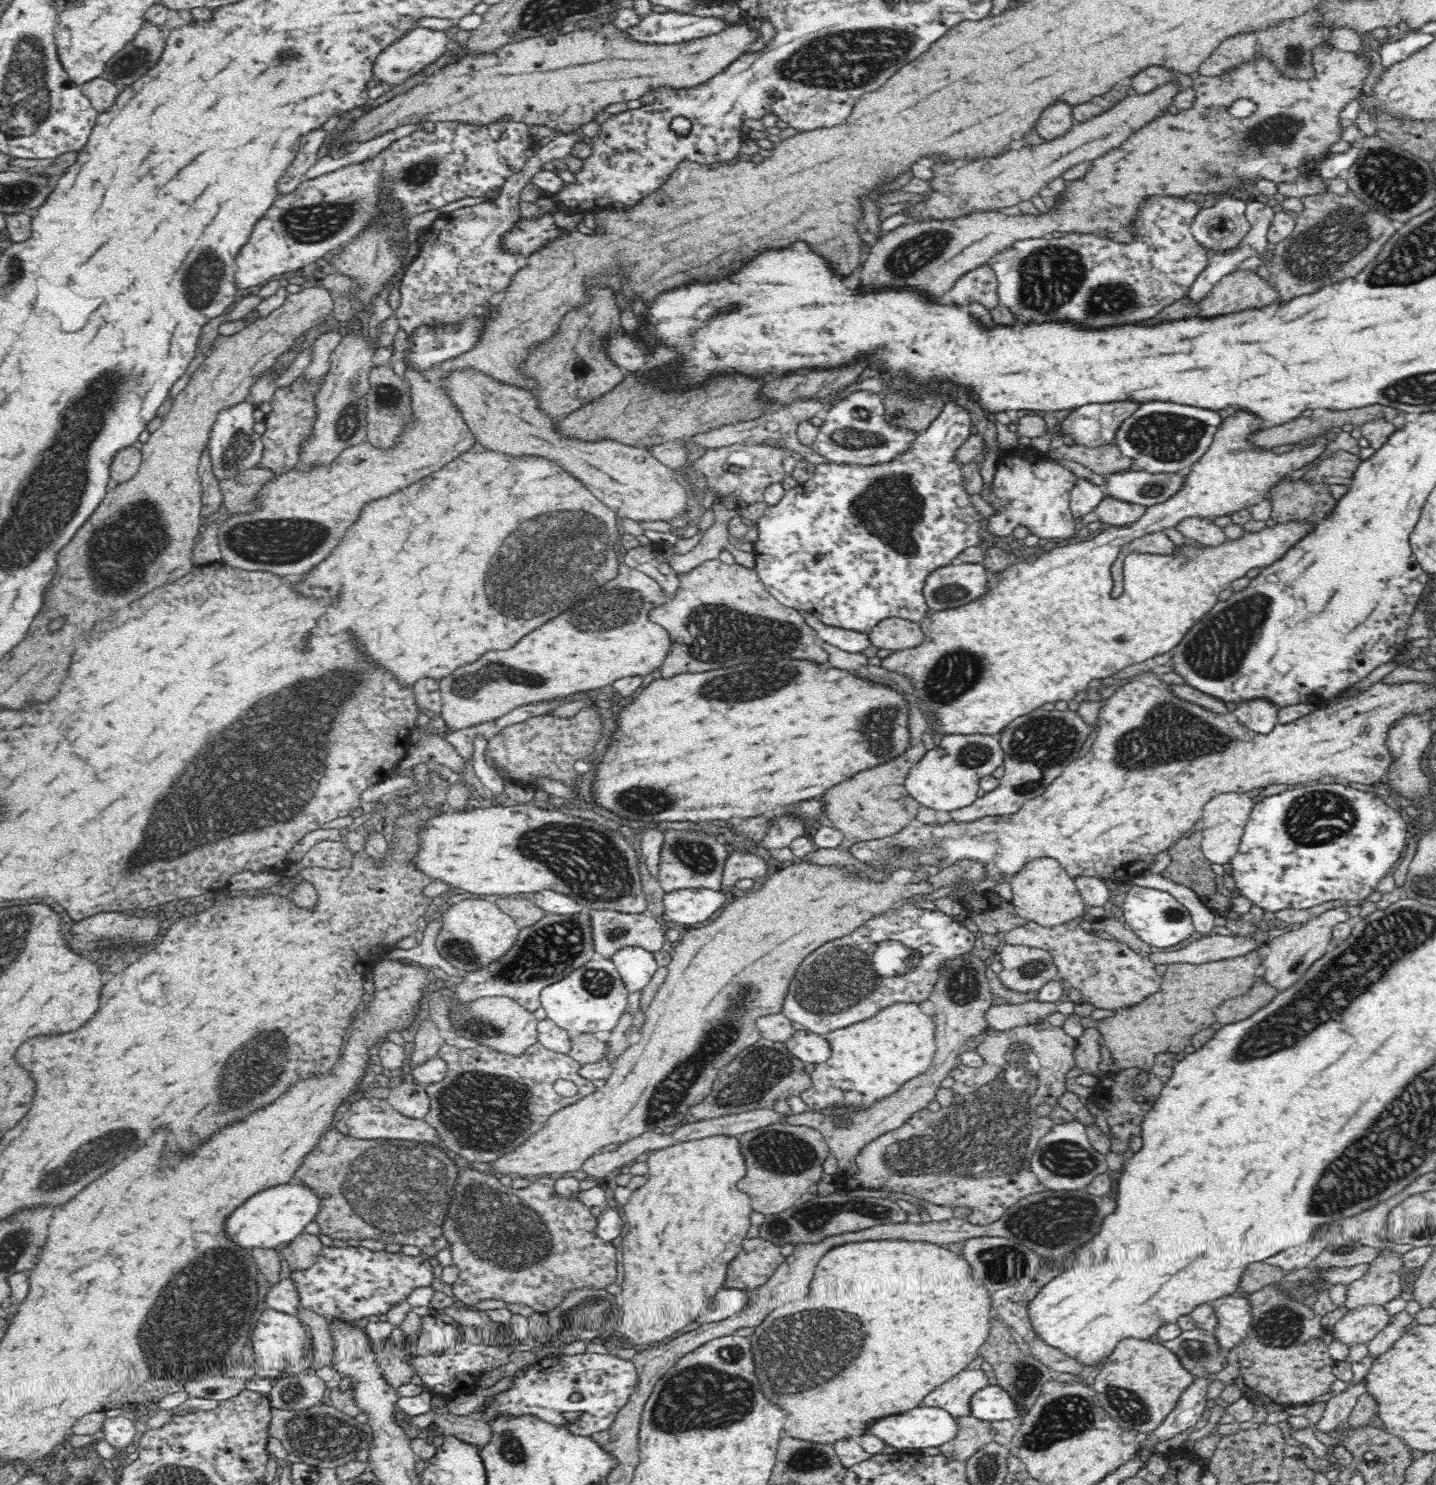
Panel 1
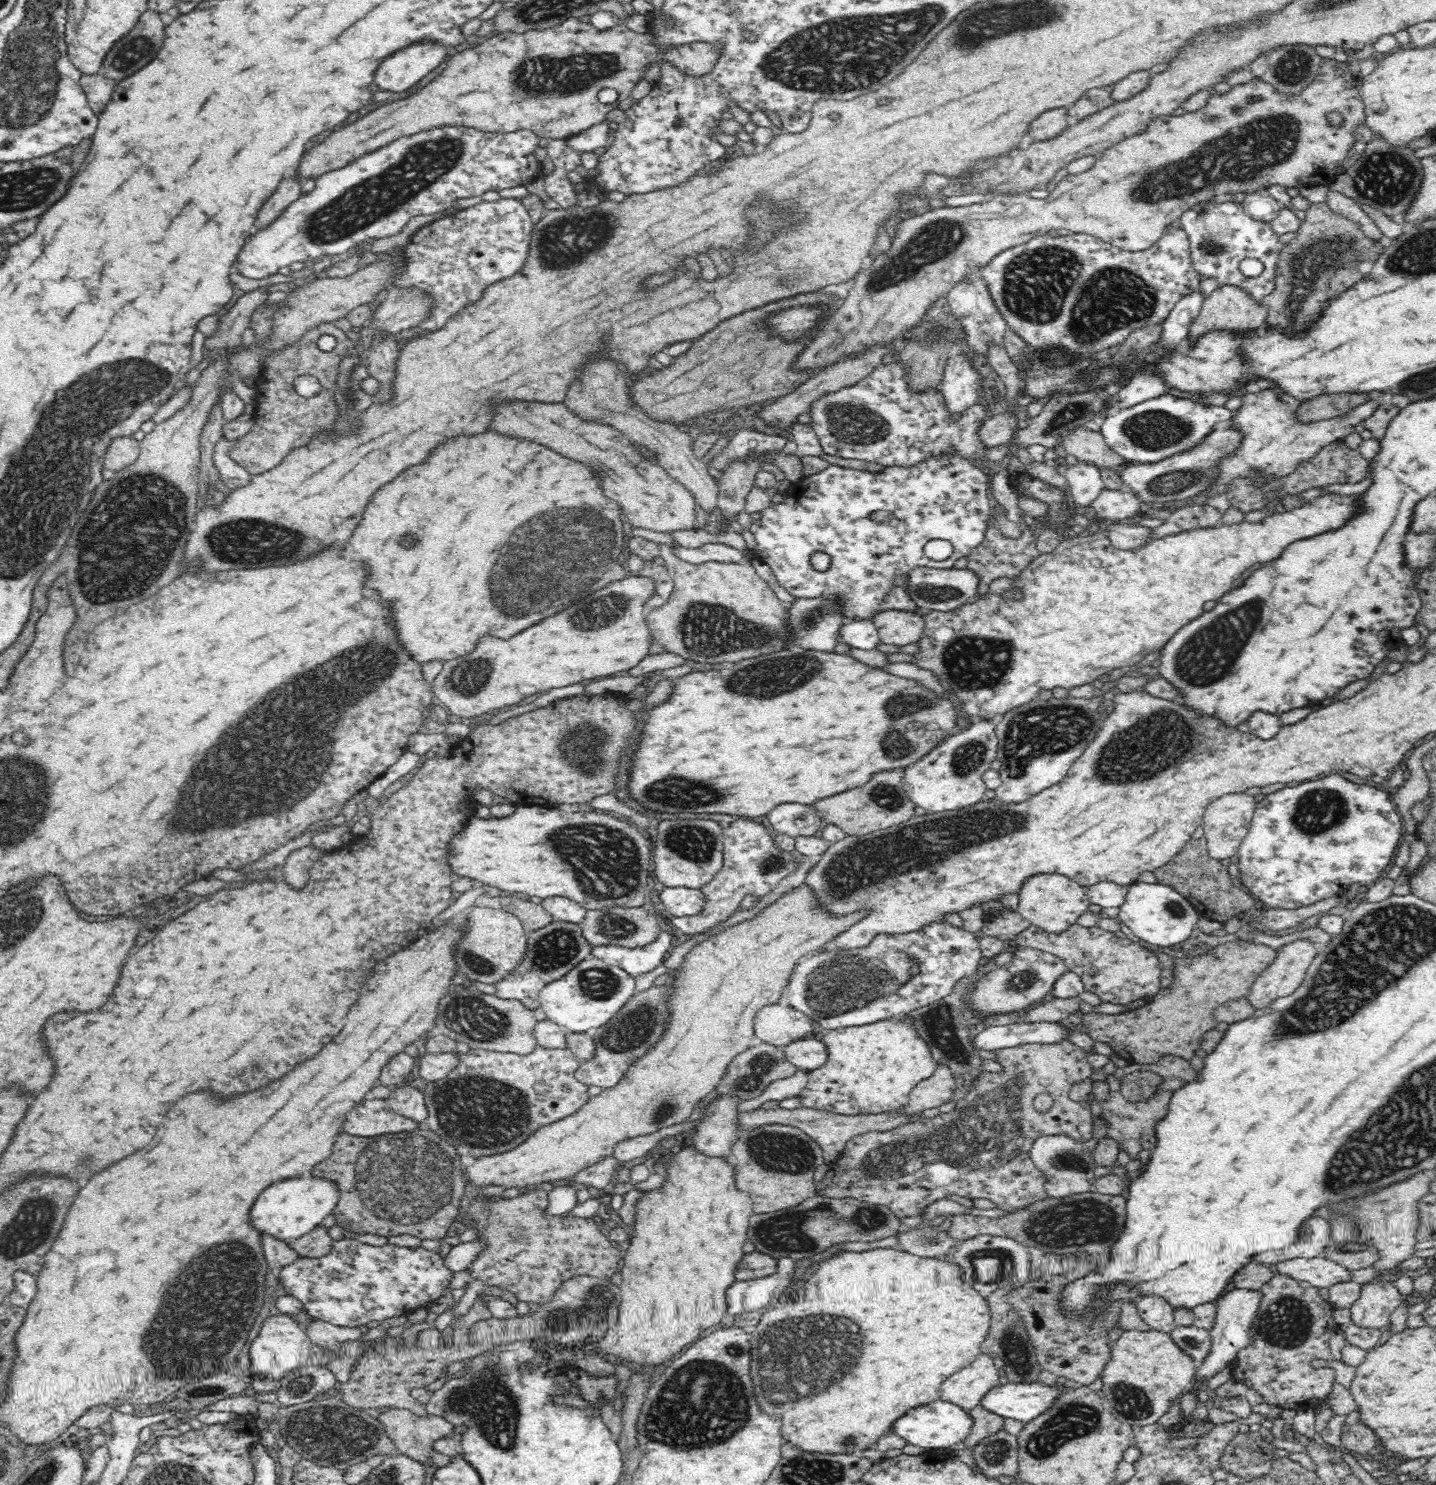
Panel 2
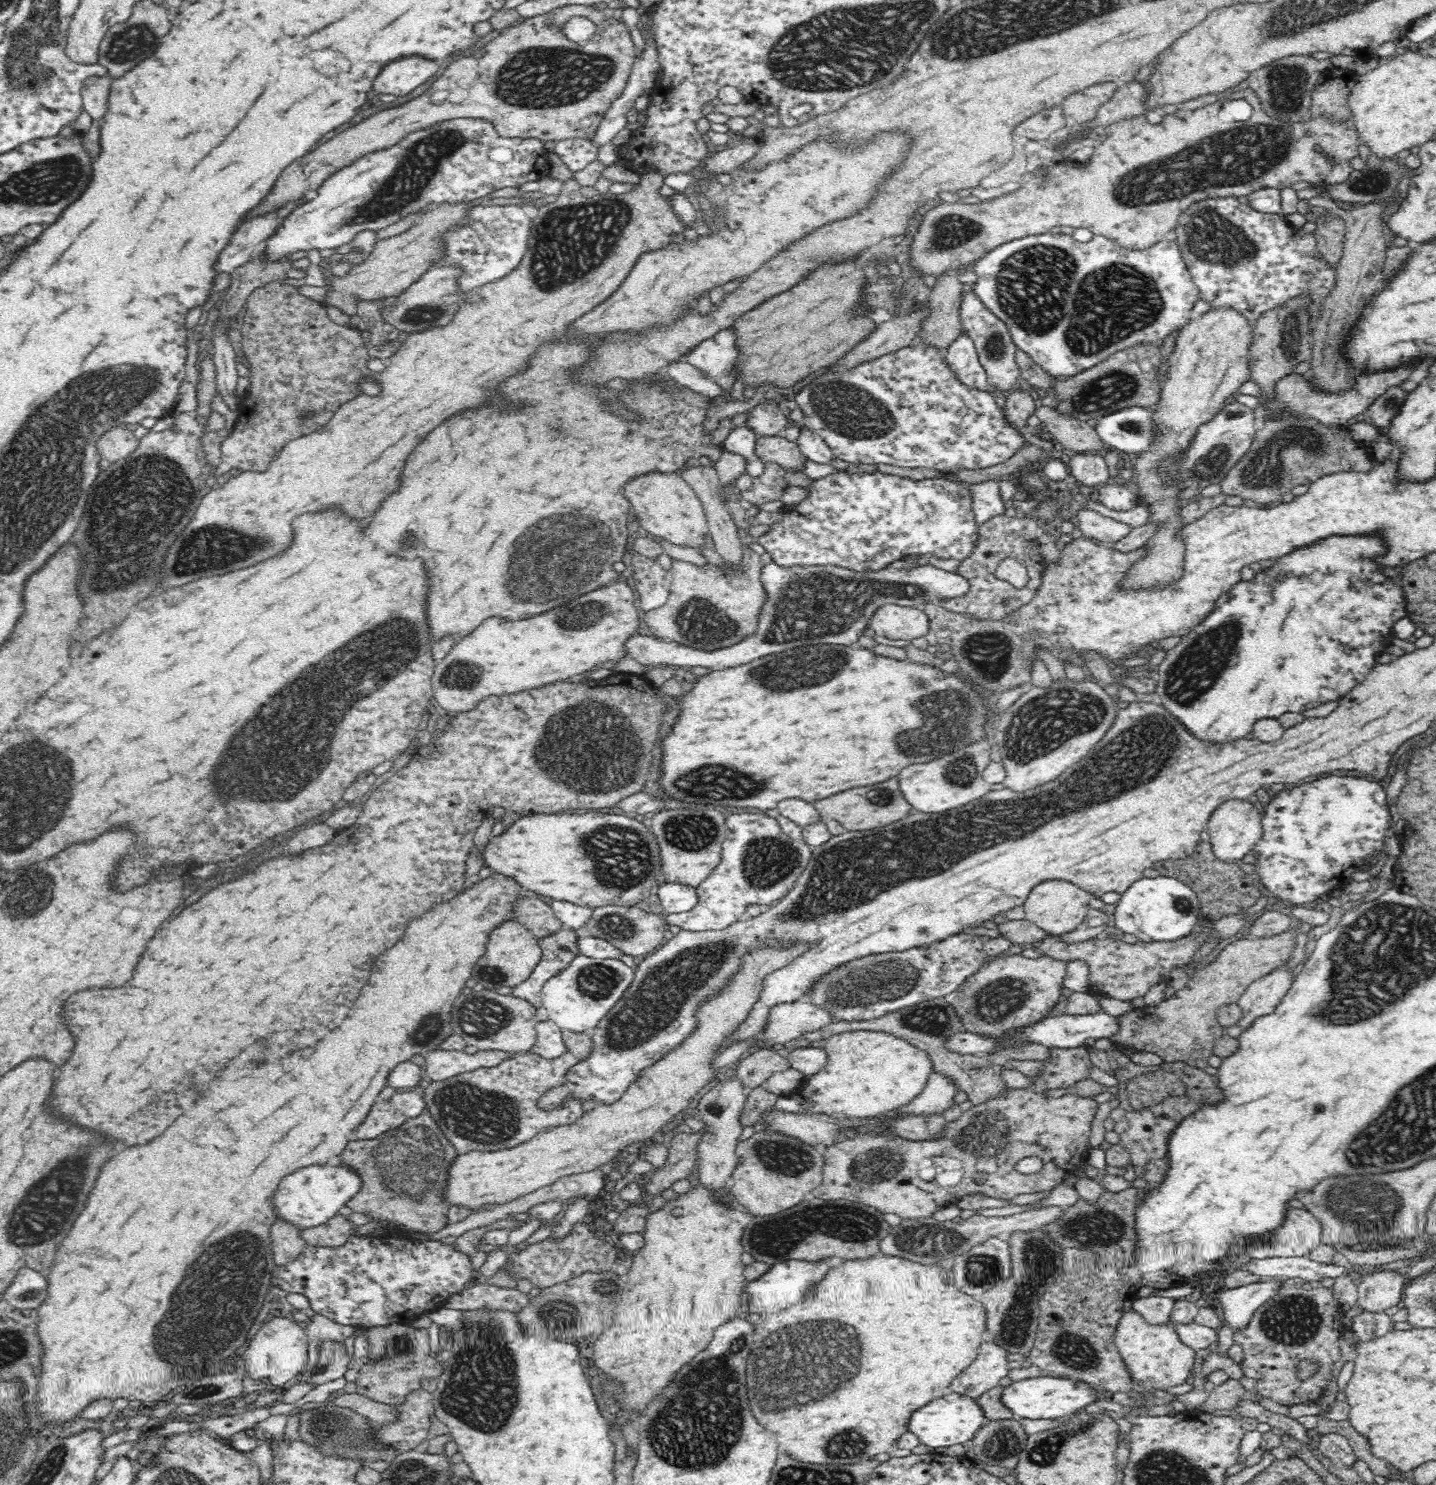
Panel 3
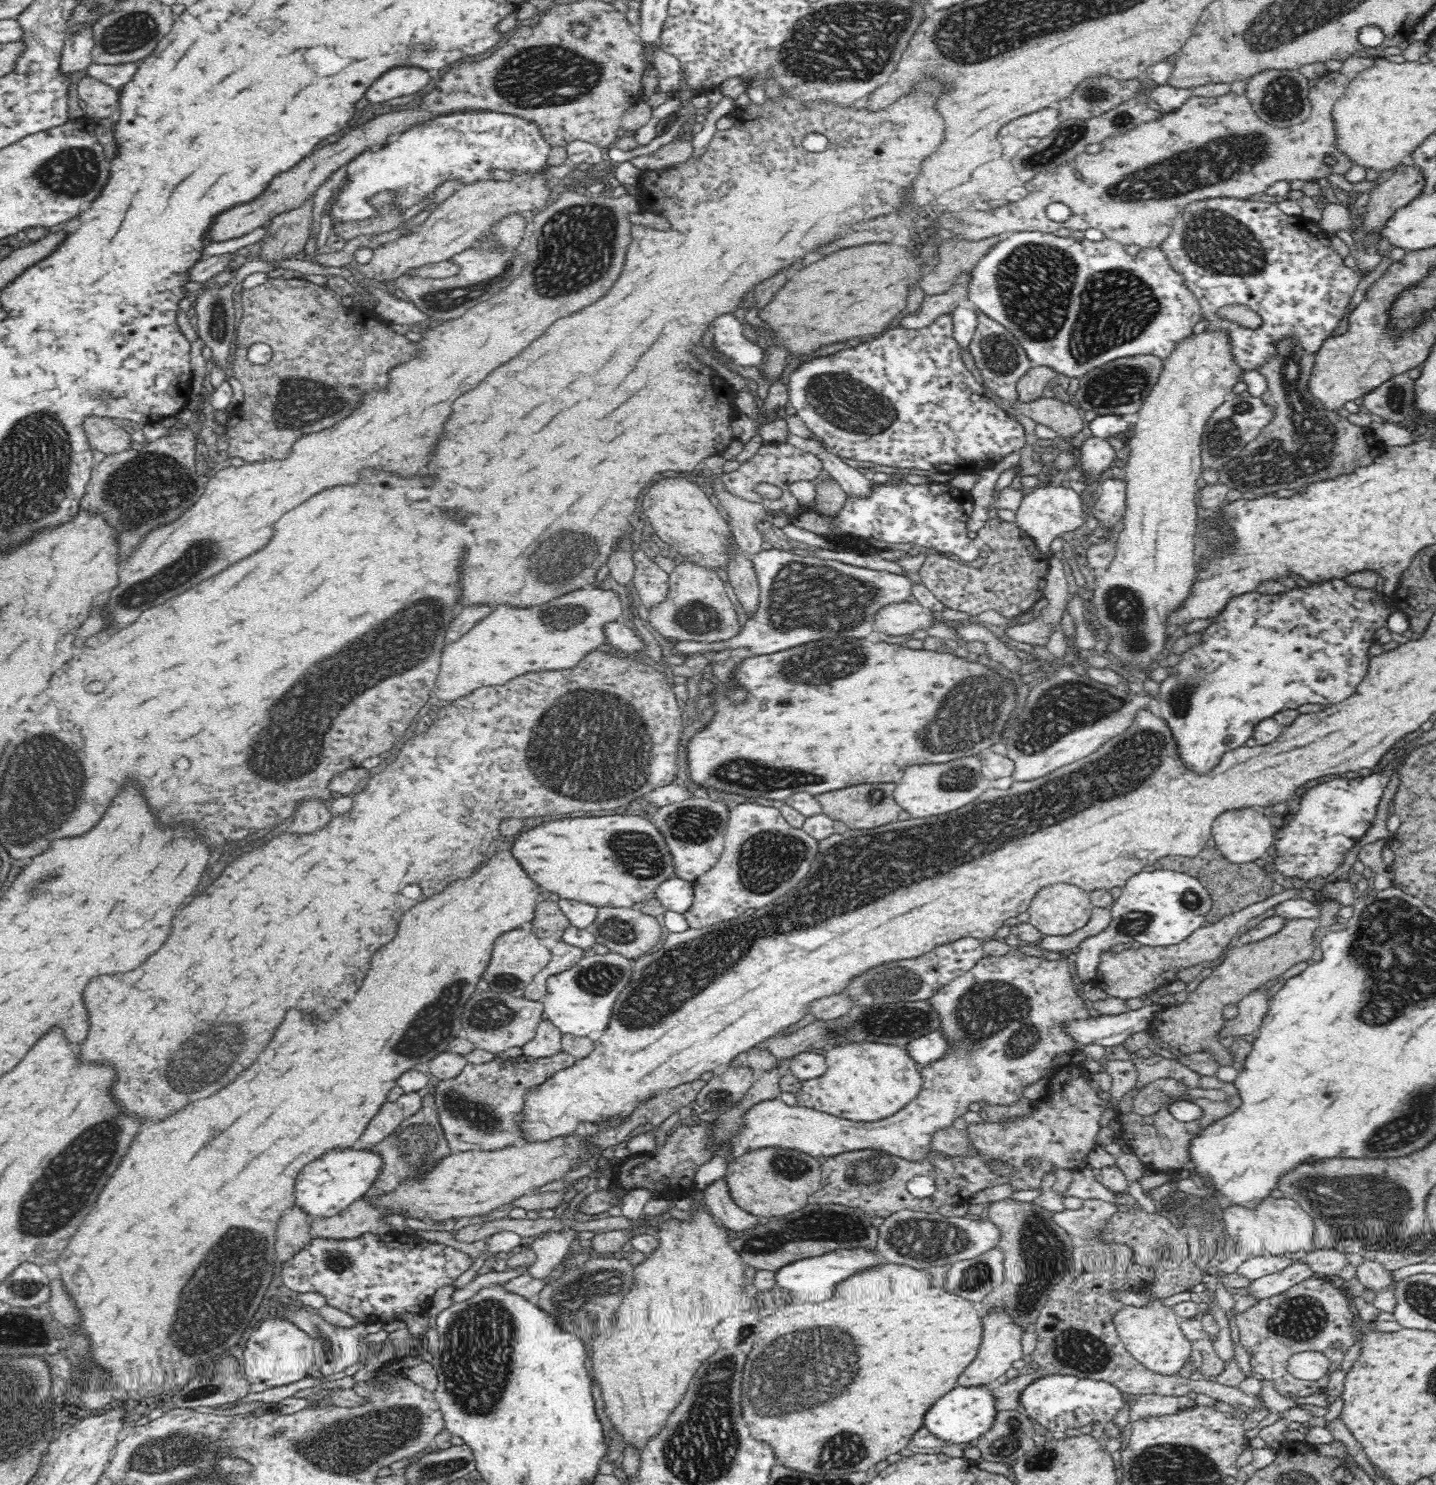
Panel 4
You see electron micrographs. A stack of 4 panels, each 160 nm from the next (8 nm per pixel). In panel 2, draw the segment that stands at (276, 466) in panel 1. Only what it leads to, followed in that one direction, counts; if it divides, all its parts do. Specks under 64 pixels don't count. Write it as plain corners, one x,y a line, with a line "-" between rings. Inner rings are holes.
266,299
256,307
249,320
250,330
254,332
254,343
264,346
263,352
265,352
261,358
261,372
256,379
253,401
255,405
254,426
250,428
248,434
232,441
230,447
232,450
228,452
228,456
251,475
262,474
266,469
277,465
282,457
290,454
291,448
306,444
316,431
332,428
340,414
340,407
338,407
338,401
334,399
333,392
336,390
336,382
340,376
340,364
344,358
350,358
350,356
365,359
365,353
360,354
356,343
334,323
320,323
308,329
297,341
286,343
279,349
266,351
266,344
270,342
274,334
275,315
284,306
284,301
280,300
270,304
-
324,334
330,334
336,339
336,346
330,352
324,352
317,345
318,339
-
305,374
316,376
320,380
322,390
318,396
304,398
296,394
294,380

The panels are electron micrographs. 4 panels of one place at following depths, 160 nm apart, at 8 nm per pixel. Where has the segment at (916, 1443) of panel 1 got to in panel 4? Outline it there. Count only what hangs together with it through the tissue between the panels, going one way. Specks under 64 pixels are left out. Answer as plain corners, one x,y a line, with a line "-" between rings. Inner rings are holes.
987,1384
981,1385
956,1385
944,1398
934,1404
924,1420
924,1427
936,1433
938,1437
950,1444
971,1445
982,1434
988,1432
996,1420
996,1395

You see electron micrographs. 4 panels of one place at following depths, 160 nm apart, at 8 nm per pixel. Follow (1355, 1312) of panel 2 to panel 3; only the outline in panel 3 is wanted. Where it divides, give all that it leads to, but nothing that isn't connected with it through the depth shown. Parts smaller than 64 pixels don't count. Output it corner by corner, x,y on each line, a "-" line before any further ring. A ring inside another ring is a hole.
1381,1270
1360,1275
1357,1304
1369,1312
1383,1312
1385,1308
1401,1306
1405,1279
1394,1270

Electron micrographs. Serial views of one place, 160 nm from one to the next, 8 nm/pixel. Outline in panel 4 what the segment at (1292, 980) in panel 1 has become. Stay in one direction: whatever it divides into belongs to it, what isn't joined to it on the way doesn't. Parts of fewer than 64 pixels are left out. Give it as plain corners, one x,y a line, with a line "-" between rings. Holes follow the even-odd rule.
1263,987
1254,990
1238,1003
1238,1016
1225,1020
1215,1034
1216,1038
1236,1038
1239,1036
1256,1035
1262,1026
1264,1017
1269,1009
1267,990

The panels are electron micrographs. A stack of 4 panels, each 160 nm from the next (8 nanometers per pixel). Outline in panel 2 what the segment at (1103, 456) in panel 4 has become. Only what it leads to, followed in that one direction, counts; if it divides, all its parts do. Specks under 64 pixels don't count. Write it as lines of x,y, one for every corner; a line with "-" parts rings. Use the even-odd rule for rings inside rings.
1079,461
1065,471
1067,486
1074,503
1091,509
1093,500
1104,489
1100,468
1089,462

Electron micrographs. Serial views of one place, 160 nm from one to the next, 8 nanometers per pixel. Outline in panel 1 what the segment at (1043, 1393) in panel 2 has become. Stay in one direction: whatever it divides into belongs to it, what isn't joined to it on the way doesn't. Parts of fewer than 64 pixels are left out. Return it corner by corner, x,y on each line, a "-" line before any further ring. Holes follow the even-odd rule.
998,1384
986,1386
974,1394
970,1408
972,1416
988,1421
1010,1420
1017,1423
1026,1414
1022,1405

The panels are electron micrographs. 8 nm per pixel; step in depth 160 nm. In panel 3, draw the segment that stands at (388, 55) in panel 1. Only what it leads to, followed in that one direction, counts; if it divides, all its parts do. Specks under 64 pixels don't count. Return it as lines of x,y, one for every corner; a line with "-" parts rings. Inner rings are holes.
419,56
388,64
378,74
378,80
374,80
374,92
406,96
414,92
420,84
428,82
432,76
439,73
438,65
439,63
434,60
426,60

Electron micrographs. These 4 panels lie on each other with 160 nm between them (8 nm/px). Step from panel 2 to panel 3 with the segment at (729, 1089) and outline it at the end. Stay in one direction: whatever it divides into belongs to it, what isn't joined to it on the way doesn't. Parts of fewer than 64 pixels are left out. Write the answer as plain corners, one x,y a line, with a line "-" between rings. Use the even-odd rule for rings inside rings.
772,1048
749,1055
738,1060
734,1077
740,1079
746,1088
751,1090
755,1086
760,1086
770,1078
775,1072
790,1068
790,1063
786,1058
775,1054

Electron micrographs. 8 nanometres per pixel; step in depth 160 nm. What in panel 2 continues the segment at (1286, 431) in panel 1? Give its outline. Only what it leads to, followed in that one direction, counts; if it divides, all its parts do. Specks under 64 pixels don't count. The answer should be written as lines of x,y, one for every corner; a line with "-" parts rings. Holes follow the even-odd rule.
1330,392
1330,394
1320,394
1310,400
1302,400
1298,406
1298,417
1302,421
1317,421
1327,419
1340,413
1345,413
1356,405
1368,400
1369,395
1364,392

